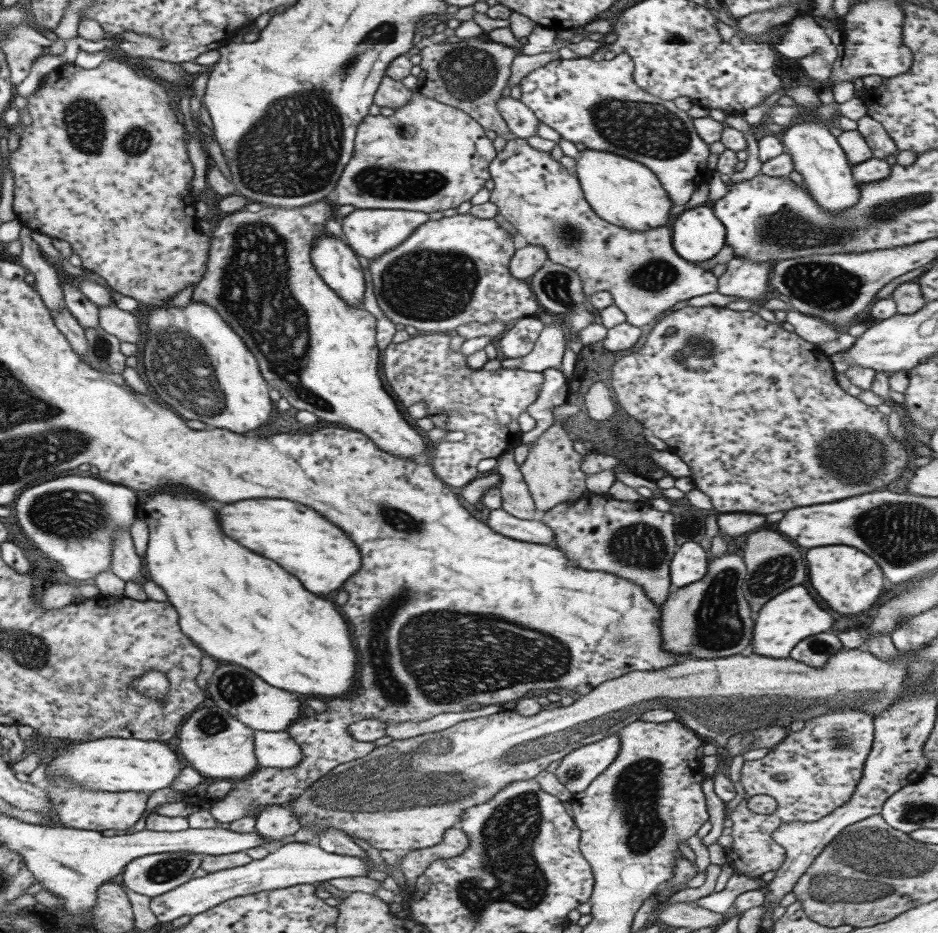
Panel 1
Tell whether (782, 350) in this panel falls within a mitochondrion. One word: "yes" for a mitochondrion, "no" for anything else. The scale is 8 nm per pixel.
no

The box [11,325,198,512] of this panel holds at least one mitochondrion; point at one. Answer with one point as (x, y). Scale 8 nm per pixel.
(101, 345)

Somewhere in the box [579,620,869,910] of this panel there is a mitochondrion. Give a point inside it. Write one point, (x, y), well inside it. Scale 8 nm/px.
(636, 793)

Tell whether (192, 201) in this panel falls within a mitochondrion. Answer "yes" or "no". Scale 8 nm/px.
no

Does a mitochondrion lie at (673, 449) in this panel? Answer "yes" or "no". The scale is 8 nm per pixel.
no

